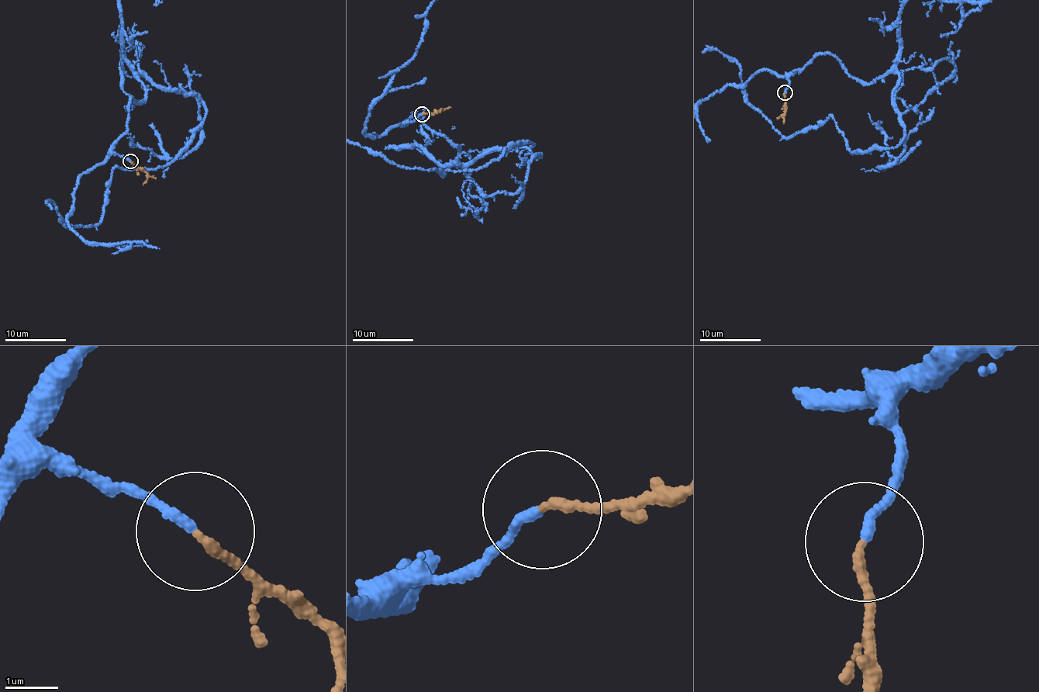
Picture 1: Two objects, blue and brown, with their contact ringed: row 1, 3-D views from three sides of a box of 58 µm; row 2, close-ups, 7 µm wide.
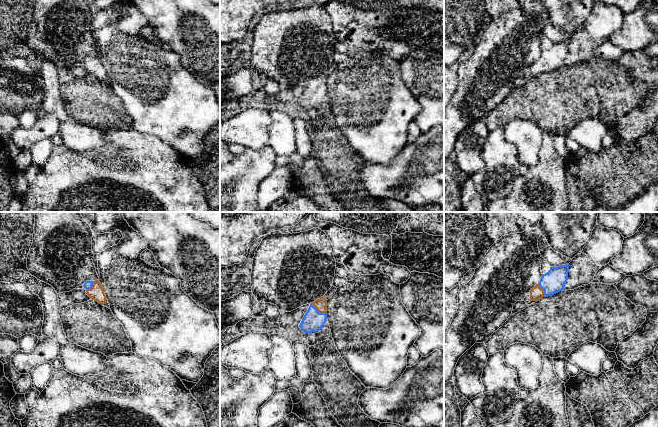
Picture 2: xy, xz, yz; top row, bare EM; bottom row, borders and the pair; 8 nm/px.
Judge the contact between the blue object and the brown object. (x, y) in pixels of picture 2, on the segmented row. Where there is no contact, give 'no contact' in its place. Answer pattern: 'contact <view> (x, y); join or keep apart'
contact xz (317, 311); join

